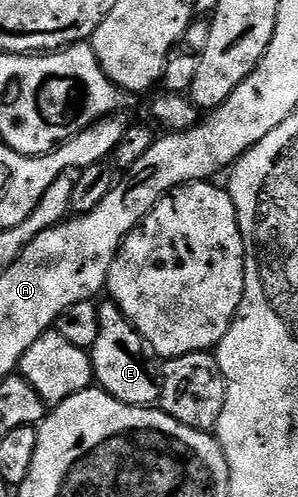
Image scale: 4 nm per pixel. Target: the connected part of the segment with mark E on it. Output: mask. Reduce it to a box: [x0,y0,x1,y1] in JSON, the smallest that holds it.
[90,300,160,407]

